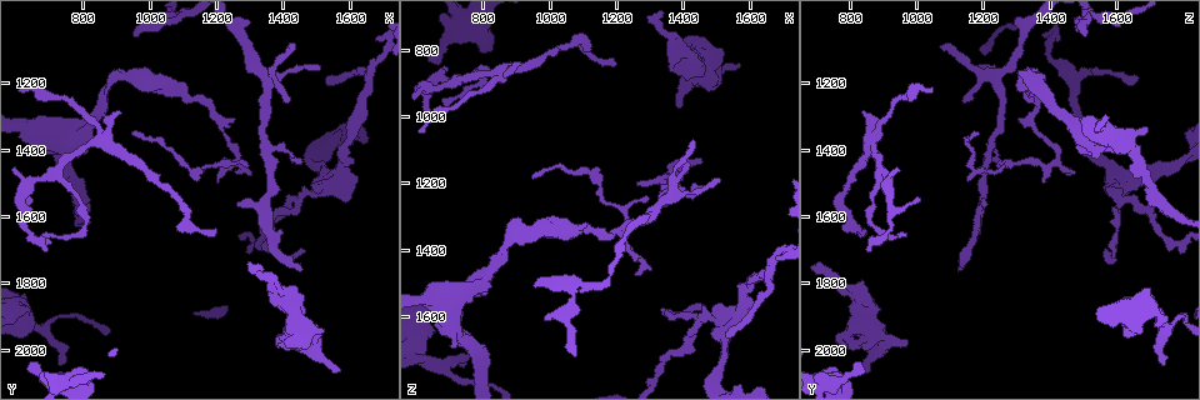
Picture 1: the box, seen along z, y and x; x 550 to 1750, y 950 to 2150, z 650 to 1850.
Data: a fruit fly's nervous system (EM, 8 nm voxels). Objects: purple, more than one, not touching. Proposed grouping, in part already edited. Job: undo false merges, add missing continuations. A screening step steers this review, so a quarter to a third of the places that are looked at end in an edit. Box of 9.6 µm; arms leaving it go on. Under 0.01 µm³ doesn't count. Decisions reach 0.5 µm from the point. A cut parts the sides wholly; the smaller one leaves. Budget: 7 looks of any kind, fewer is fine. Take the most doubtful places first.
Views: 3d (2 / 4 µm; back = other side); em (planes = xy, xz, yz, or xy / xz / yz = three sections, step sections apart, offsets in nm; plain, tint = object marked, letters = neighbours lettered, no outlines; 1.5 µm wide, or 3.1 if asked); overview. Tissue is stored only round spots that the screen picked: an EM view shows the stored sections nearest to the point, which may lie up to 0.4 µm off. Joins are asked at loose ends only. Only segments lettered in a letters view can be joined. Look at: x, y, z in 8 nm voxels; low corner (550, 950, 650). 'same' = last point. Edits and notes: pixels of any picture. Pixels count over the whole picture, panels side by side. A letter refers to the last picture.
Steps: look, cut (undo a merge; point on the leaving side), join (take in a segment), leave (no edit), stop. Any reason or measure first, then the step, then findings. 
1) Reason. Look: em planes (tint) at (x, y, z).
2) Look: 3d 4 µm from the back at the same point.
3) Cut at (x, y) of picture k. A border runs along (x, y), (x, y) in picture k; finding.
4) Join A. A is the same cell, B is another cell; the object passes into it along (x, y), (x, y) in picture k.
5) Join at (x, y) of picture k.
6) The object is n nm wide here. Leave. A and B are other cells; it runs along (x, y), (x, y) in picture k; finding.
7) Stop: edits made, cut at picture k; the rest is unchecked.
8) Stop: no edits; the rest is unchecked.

Branch stops here. Look: 3d 4 µm at (1450, 1770, 1120).

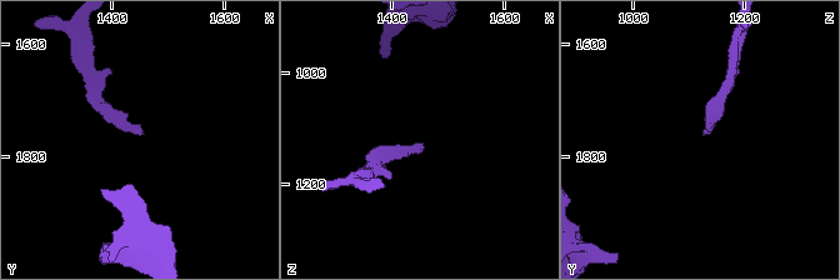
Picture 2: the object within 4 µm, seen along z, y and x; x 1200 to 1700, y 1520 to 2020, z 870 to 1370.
Need the tissue. Look: em yz step 8 (tint) at (1455, 1765, 1125).

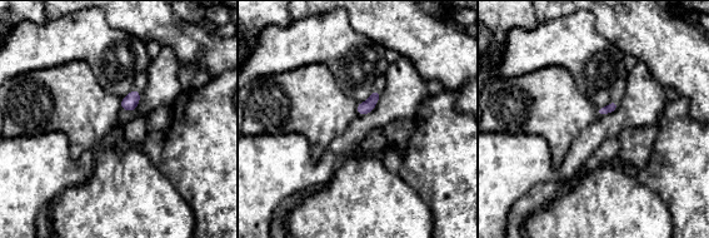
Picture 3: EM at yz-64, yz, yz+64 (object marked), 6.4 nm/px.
Another direction. Look: em planes (letters) at the same point.

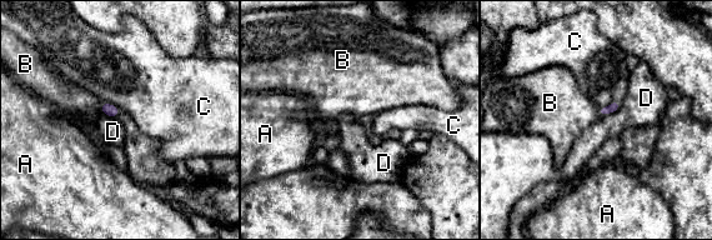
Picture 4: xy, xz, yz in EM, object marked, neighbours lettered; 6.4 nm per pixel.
Leave. A, B, C and D are other cells; a border runs along (621, 105), (617, 110), (601, 118) in picture 4; no lettered segment goes on from it.

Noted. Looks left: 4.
Free end. Look: 3d 4 µm at (1570, 2060, 840).

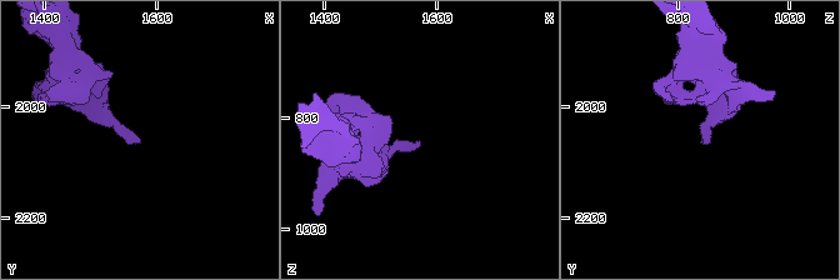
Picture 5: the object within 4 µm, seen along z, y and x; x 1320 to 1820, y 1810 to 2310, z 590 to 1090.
Now the EM. Look: em planes (plain) at (1565, 2065, 840).

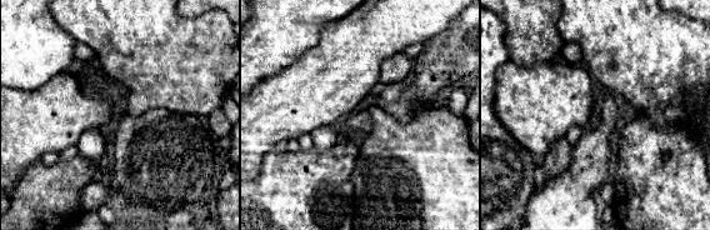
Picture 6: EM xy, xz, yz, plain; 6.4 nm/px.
Look: em planes (letters) at the same point.

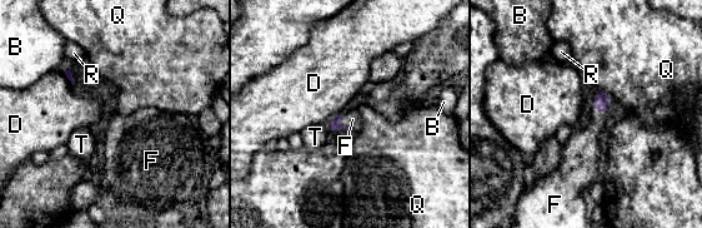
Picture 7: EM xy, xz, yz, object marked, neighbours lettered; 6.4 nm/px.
Join F. F is the same cell, B, D, Q, R and T are other cells; it goes on there.

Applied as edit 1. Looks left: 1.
Look: em 3.1 µm planes (letters) at (730, 2040, 1740).

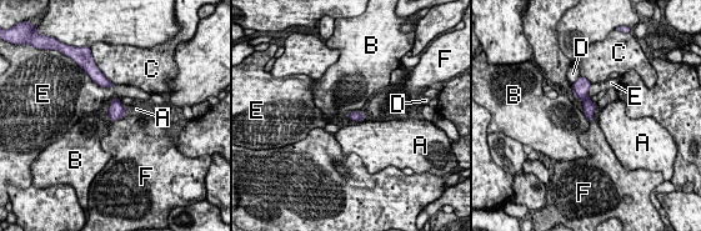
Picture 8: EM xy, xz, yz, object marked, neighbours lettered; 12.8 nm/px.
Join F. F is the same cell, A, B, C, D and E are other cells; the neuron continues.

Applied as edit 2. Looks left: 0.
Stop: edits made, join at picture 7, join at picture 8; the rest is unchecked.

